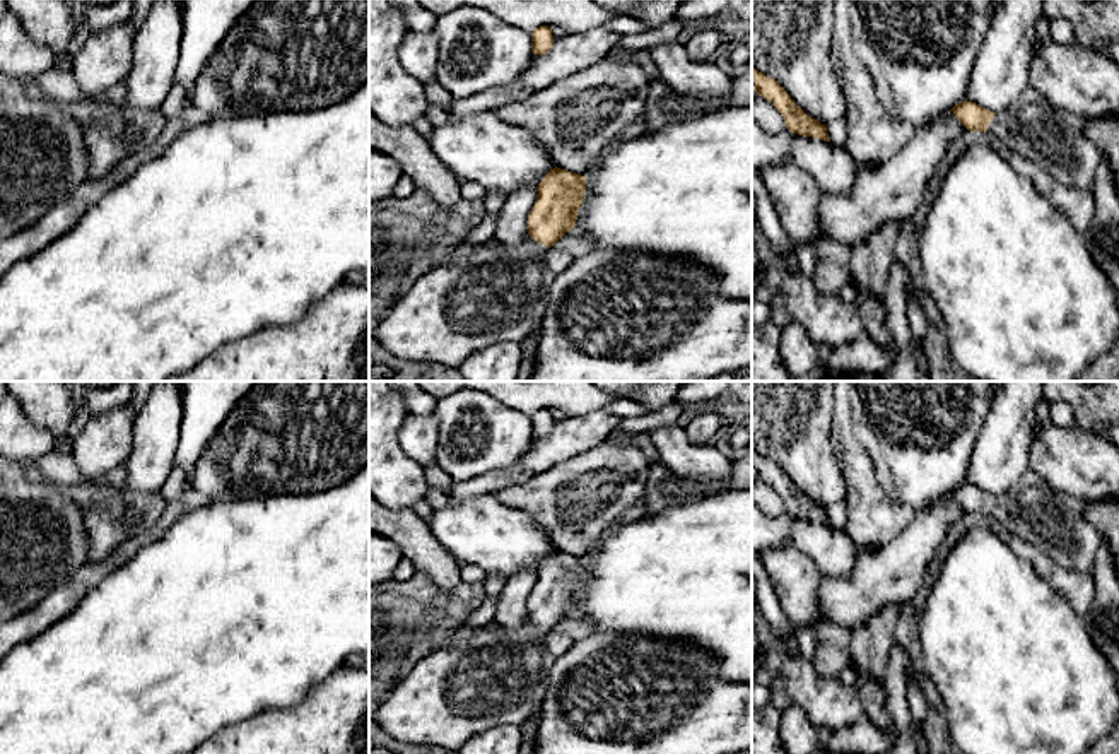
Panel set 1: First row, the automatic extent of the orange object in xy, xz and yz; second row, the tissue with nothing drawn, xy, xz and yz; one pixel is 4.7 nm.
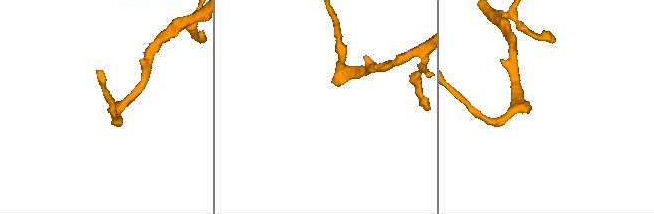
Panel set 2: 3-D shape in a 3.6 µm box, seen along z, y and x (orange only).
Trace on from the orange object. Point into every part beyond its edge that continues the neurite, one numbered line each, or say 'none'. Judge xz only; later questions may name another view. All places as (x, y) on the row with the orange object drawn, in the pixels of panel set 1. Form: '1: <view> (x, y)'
1: xz (491, 294)

